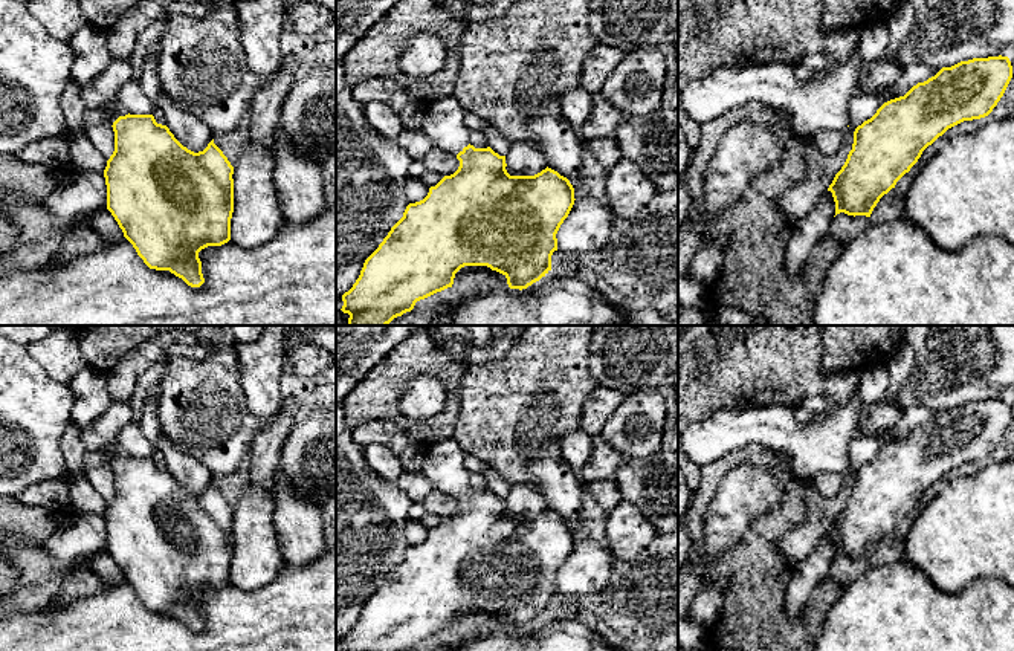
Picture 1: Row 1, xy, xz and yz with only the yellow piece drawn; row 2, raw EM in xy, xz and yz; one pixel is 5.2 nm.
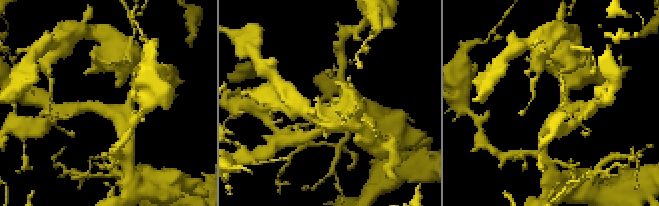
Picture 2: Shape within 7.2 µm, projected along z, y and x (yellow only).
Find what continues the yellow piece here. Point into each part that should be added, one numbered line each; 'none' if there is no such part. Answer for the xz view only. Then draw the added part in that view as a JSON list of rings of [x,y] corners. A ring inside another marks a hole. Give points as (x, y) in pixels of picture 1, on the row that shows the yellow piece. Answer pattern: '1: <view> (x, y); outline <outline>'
1: xz (443, 123); outline [[[454,95],[441,98],[423,110],[420,130],[432,141],[434,148],[457,156],[469,145],[469,128],[464,124],[466,113]]]

